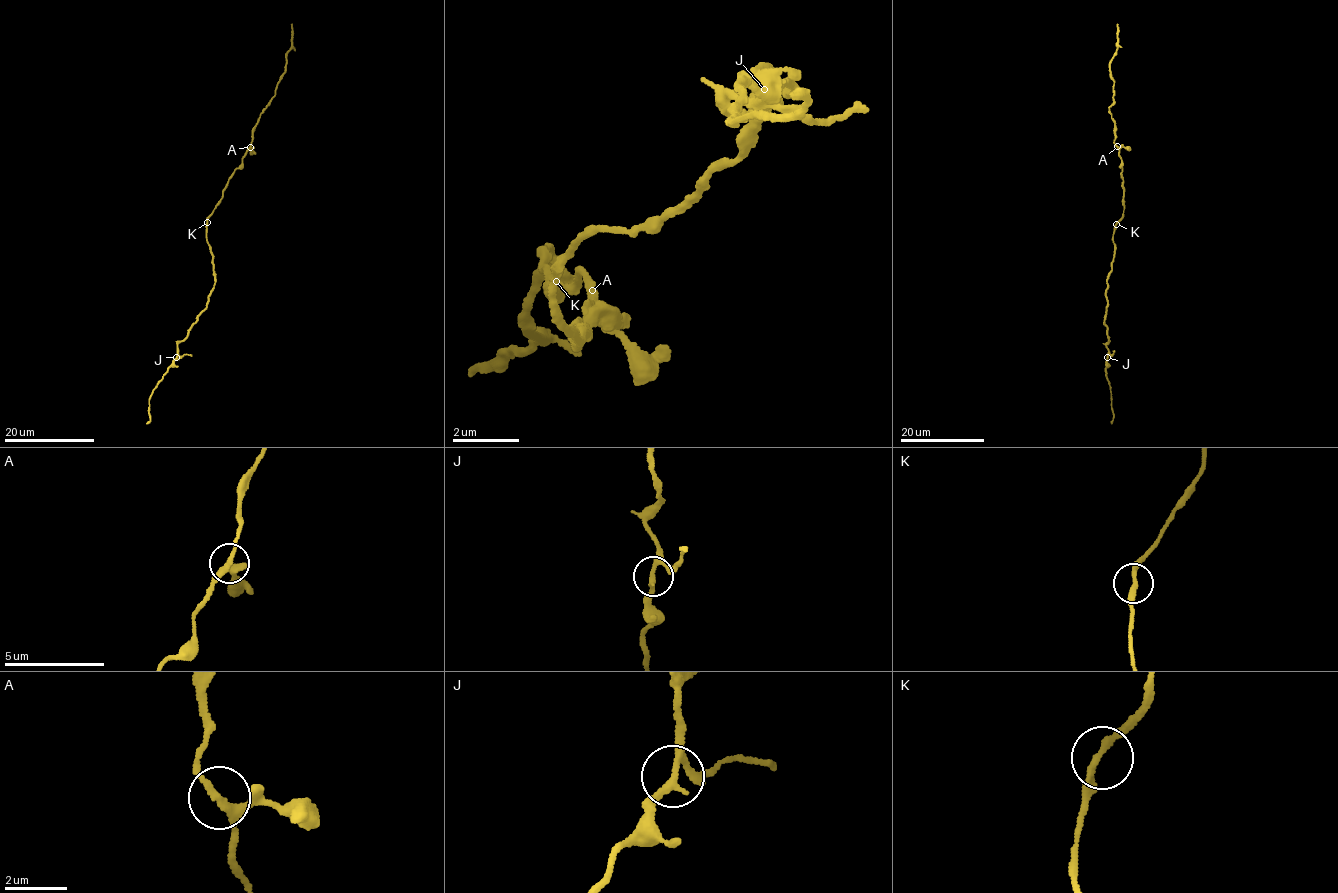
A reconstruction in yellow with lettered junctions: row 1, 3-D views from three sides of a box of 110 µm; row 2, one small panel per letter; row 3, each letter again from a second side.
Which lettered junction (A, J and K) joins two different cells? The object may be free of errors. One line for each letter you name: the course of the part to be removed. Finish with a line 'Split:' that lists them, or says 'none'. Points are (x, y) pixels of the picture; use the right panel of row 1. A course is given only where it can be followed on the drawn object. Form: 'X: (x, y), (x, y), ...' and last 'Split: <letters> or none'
Split: none

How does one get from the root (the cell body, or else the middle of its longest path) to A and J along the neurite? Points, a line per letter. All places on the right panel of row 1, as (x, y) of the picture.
A: (1115, 224), (1124, 208), (1122, 160), (1117, 146)
J: (1115, 224), (1104, 322), (1107, 357)

